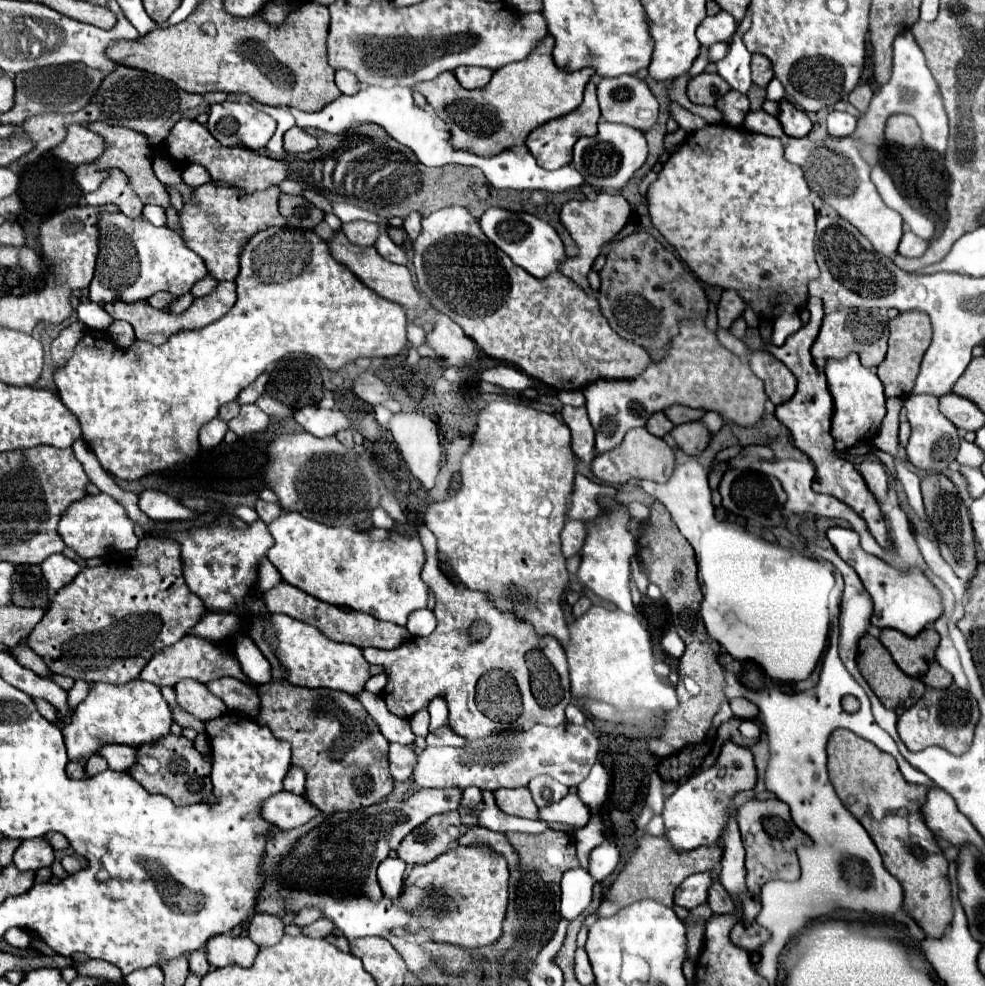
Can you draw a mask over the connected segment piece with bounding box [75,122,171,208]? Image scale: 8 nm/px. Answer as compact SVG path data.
M93 122L93 124L85 124L87 130L99 134L103 140L105 140L105 152L95 160L95 162L89 162L89 164L81 164L77 168L77 174L75 174L75 180L79 184L81 190L85 192L93 192L101 186L101 182L107 178L107 172L111 168L119 168L127 178L129 178L129 184L133 188L133 192L139 196L139 200L143 204L157 204L161 208L169 208L171 206L171 200L169 200L169 192L167 188L157 180L157 176L153 174L151 170L151 146L149 146L149 138L143 136L141 132L135 132L131 128L125 128L125 126L111 126L111 124L105 124L105 122Z

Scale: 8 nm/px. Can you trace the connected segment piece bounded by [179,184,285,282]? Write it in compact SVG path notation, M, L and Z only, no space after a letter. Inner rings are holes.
M217 184L199 186L195 190L197 202L185 204L183 212L179 214L185 244L203 258L205 266L218 281L234 281L239 272L239 252L243 242L247 242L247 238L265 228L285 226L285 218L277 210L279 194L279 186L271 186L263 192L253 194L245 194L237 188Z

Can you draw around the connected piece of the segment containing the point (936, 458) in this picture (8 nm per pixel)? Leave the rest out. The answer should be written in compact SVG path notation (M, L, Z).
M909 394L903 400L907 410L907 420L911 424L911 438L907 444L907 460L917 468L933 468L943 472L957 456L959 450L959 430L939 412L939 400L933 394Z

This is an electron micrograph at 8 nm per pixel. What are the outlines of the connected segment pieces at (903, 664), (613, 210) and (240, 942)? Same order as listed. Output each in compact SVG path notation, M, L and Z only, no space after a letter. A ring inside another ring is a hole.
M883 628L879 640L891 652L893 660L905 674L913 678L921 678L921 682L927 684L929 688L951 686L953 676L945 672L941 666L937 666L935 660L937 632L933 628L921 630L915 638L905 636L903 632L893 628Z
M599 192L595 200L569 200L561 210L561 222L565 224L565 228L569 230L569 234L577 242L579 256L567 258L565 262L561 262L559 270L561 270L563 276L567 276L579 288L583 288L589 296L595 296L595 292L591 290L591 286L587 282L587 274L589 274L595 258L599 256L601 246L605 242L611 242L623 230L629 214L631 214L629 202L621 194L607 194L607 192Z
M213 936L207 946L207 960L215 968L223 968L229 964L239 966L253 966L253 960L259 952L259 946L247 936Z

